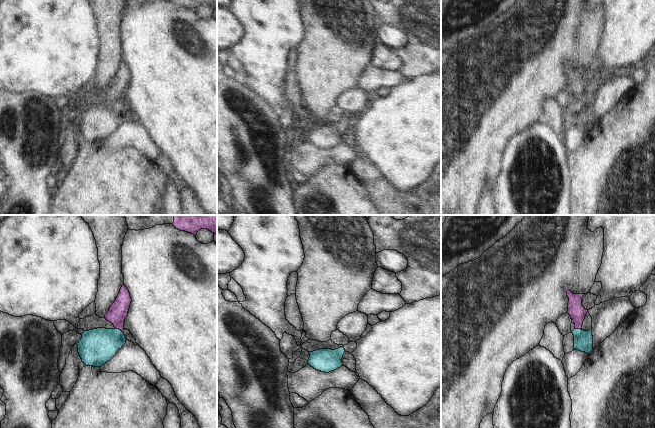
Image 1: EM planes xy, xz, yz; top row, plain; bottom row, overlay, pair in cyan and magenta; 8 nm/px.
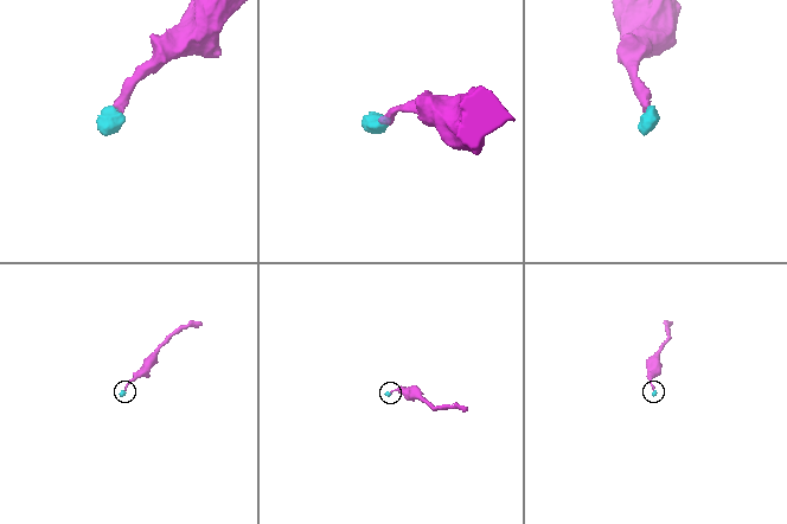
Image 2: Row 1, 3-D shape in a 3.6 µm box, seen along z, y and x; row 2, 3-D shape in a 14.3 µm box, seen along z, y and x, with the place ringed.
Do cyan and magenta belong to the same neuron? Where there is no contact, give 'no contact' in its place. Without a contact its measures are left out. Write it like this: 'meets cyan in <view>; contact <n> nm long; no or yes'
meets cyan in xy; contact 70 nm long; yes

